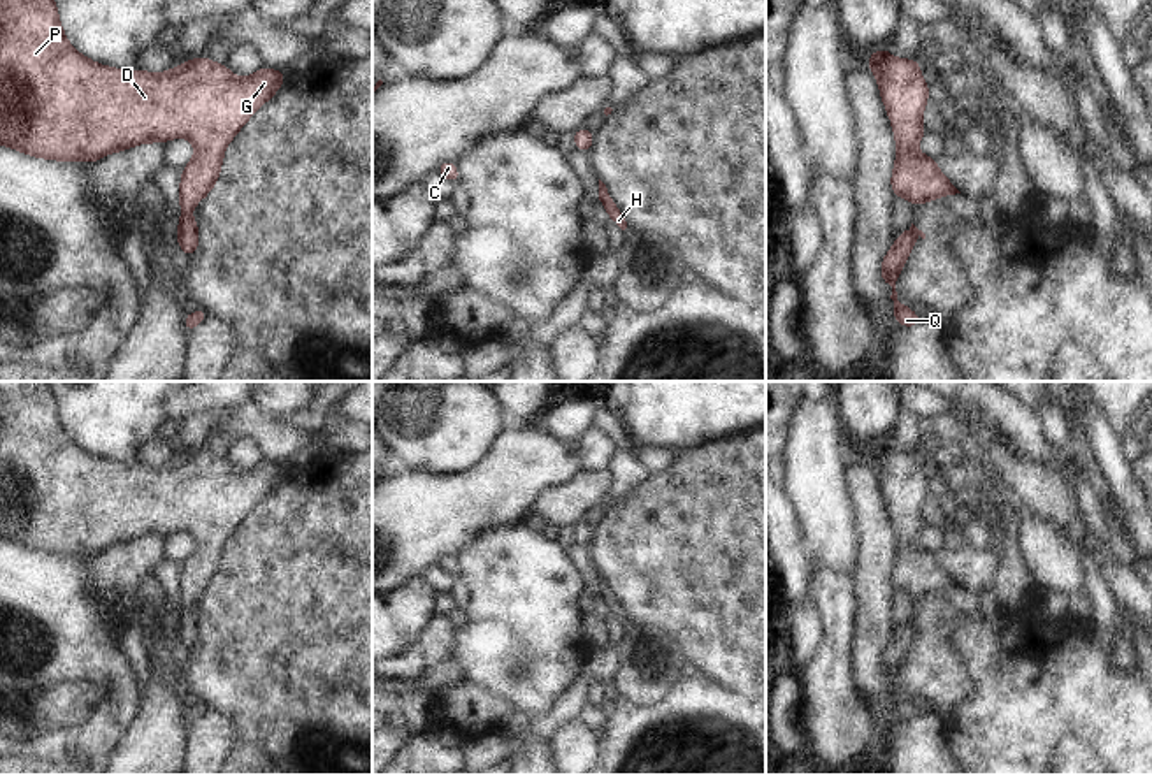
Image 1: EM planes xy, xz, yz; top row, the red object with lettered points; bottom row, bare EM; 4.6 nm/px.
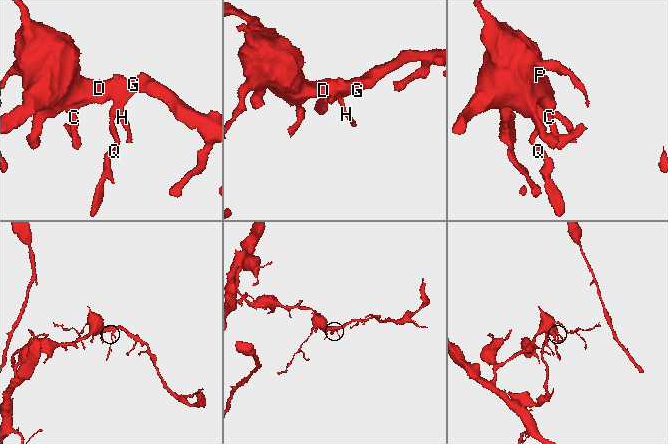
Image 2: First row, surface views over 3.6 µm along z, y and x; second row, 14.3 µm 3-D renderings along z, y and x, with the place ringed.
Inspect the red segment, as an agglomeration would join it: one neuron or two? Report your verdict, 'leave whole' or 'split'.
leave whole

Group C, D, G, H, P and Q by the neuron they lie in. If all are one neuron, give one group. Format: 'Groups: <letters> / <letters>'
Groups: C D G H P Q.

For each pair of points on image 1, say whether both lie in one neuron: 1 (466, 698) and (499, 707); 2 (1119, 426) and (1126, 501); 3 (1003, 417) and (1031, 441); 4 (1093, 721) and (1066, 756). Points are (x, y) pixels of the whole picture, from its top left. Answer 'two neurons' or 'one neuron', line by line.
1: one neuron
2: two neurons
3: one neuron
4: two neurons

